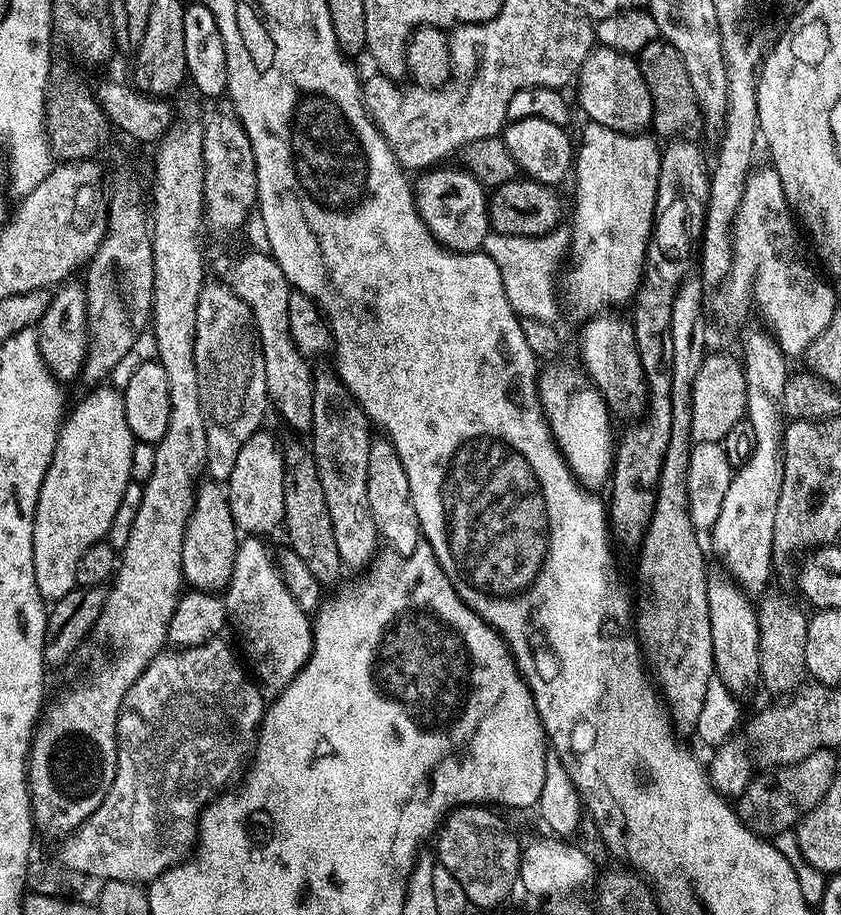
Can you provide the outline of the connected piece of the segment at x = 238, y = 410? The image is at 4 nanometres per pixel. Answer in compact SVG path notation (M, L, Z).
M205 283L198 294L194 322L194 370L198 370L198 398L206 422L206 472L213 481L226 482L238 450L246 446L246 438L261 431L264 411L269 411L266 368L252 314L227 283Z

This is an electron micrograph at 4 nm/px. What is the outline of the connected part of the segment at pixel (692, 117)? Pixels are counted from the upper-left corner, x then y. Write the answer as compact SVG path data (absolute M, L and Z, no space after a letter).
M658 38L639 52L638 63L652 99L651 131L657 137L668 136L664 138L695 137L695 132L701 131L702 117L694 96L694 86L690 86L690 74L686 74L686 62L682 62L682 54L678 54L678 50L674 50L674 46L664 39Z

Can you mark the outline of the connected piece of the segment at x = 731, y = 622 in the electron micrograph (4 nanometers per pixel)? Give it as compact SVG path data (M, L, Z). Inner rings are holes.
M723 567L708 568L706 598L710 602L710 638L712 639L712 667L715 675L738 698L761 683L758 658L758 618L756 604Z

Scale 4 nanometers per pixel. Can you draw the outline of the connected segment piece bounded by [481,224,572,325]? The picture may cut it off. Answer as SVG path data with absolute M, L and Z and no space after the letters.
M561 224L544 236L498 235L489 232L483 239L481 251L494 259L502 276L503 290L511 308L522 318L536 319L540 323L555 325L558 318L558 290L554 288L554 272L558 262L567 255L571 247L571 227Z

